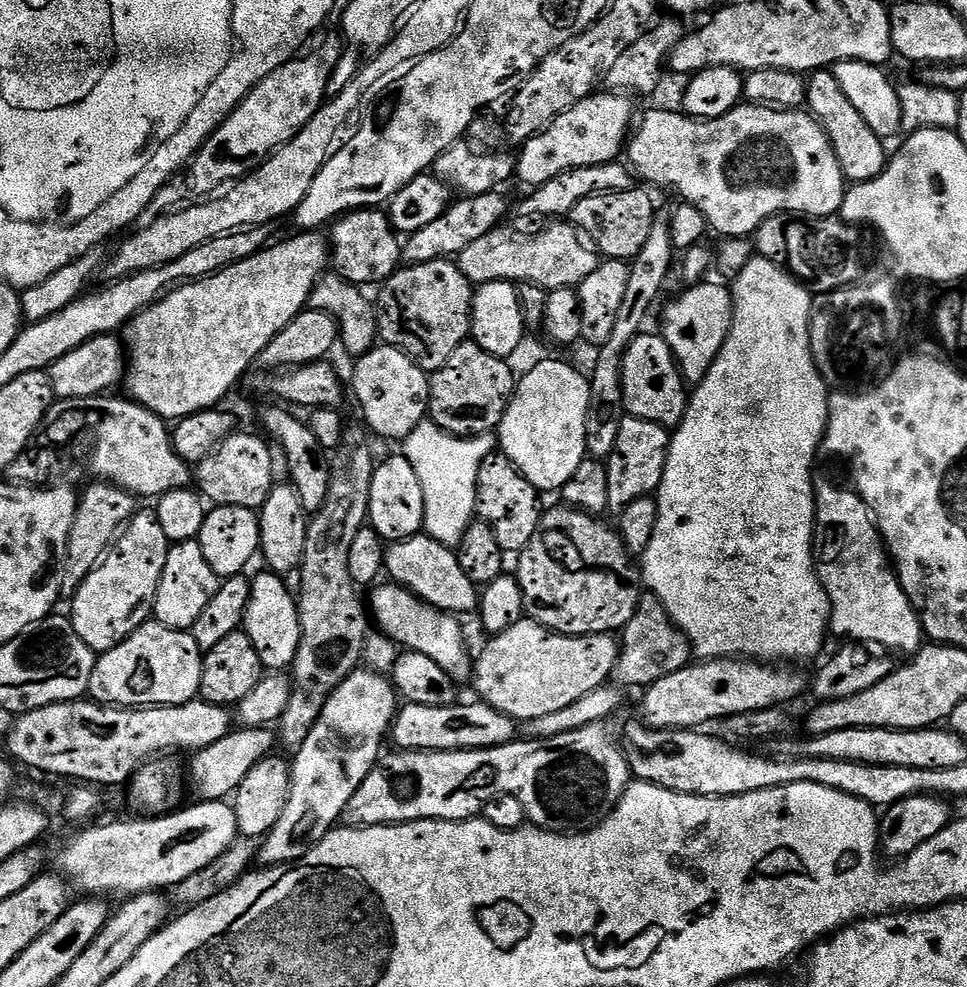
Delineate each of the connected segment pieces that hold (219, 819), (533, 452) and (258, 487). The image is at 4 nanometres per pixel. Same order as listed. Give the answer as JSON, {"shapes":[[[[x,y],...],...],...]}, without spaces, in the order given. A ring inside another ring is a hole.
{"shapes":[[[[200,800],[195,802],[187,808],[187,806],[181,807],[179,810],[169,811],[167,814],[156,814],[151,818],[136,818],[140,820],[124,820],[121,824],[104,824],[101,828],[92,828],[96,826],[88,826],[83,829],[84,832],[81,836],[76,836],[64,849],[60,852],[60,868],[59,871],[63,873],[65,877],[77,889],[81,888],[81,893],[91,894],[93,897],[108,897],[120,896],[119,898],[131,898],[133,896],[138,896],[142,892],[154,892],[157,890],[168,890],[175,889],[177,884],[186,882],[186,878],[190,878],[190,874],[198,874],[198,870],[202,870],[202,866],[210,866],[210,862],[214,862],[214,858],[222,858],[222,854],[226,854],[228,847],[233,844],[238,838],[238,833],[236,830],[236,809],[231,803],[225,802],[223,800]]],[[[544,360],[519,377],[498,429],[498,448],[541,493],[563,490],[586,458],[589,377],[560,360]]],[[[243,430],[227,436],[205,460],[194,468],[194,480],[205,501],[219,506],[242,506],[259,510],[274,487],[272,462],[274,453],[268,449],[269,441],[260,436],[251,436]]]]}

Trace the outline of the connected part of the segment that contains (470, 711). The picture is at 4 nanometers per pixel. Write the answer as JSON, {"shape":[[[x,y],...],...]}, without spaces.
{"shape":[[[457,702],[450,706],[418,706],[405,703],[397,711],[390,729],[390,740],[405,752],[473,752],[479,748],[497,748],[517,739],[517,721],[494,710],[489,704]]]}

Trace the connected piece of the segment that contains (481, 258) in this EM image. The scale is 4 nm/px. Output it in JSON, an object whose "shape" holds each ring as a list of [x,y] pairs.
{"shape":[[[560,218],[540,222],[529,232],[499,226],[483,234],[476,242],[462,250],[458,263],[462,274],[473,286],[489,284],[495,280],[511,280],[520,284],[537,284],[545,290],[576,288],[590,278],[602,262],[595,247],[571,223]]]}

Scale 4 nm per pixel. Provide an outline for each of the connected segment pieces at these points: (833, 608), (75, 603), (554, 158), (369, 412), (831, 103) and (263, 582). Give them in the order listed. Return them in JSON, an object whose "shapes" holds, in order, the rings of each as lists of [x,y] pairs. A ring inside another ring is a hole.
{"shapes":[[[[817,479],[814,487],[816,489],[816,525],[812,527],[812,560],[816,563],[816,577],[820,580],[820,584],[826,590],[828,595],[828,606],[830,609],[830,632],[833,637],[847,638],[852,642],[859,642],[865,646],[877,646],[881,644],[881,649],[892,650],[888,648],[897,648],[900,652],[908,652],[907,654],[915,654],[922,647],[922,629],[920,620],[916,616],[916,612],[912,609],[911,602],[906,598],[906,594],[902,590],[899,578],[896,577],[893,565],[890,563],[890,557],[884,547],[884,542],[880,538],[880,531],[876,529],[876,521],[872,518],[872,513],[868,511],[866,502],[860,496],[859,492],[851,487],[839,488],[836,484],[831,484],[828,480]]],[[[137,511],[117,535],[116,543],[109,548],[107,556],[88,575],[86,582],[82,582],[82,586],[76,592],[76,597],[70,602],[70,608],[72,608],[70,619],[78,638],[82,638],[82,642],[86,642],[86,646],[90,646],[93,652],[97,654],[109,652],[130,634],[134,634],[134,630],[149,623],[154,598],[158,594],[158,582],[162,578],[162,569],[166,566],[166,554],[169,547],[170,542],[162,531],[162,522],[158,522],[155,511]]],[[[600,90],[591,96],[587,96],[586,99],[578,102],[570,110],[563,112],[562,115],[555,116],[547,128],[543,128],[538,135],[524,141],[516,156],[515,179],[517,181],[521,180],[524,184],[532,184],[528,186],[539,186],[550,182],[550,178],[554,178],[571,168],[613,163],[619,157],[616,155],[619,152],[621,155],[625,151],[626,141],[629,139],[630,129],[634,124],[634,116],[632,120],[632,100],[633,97],[628,94]]],[[[374,346],[364,356],[355,361],[356,369],[352,372],[352,384],[350,380],[350,392],[356,395],[360,403],[360,412],[364,420],[380,436],[388,440],[402,442],[418,427],[425,423],[428,414],[428,385],[430,383],[429,373],[423,372],[412,359],[402,350],[387,346]]],[[[817,70],[807,77],[806,108],[830,140],[845,181],[865,184],[867,180],[873,180],[884,172],[890,159],[890,152],[884,149],[885,137],[870,130],[870,125],[863,120],[862,114],[858,114],[850,98],[846,98],[842,86],[838,86],[838,78],[834,78],[832,71]]],[[[263,570],[251,577],[248,605],[244,615],[242,631],[254,642],[258,658],[262,658],[265,669],[288,670],[296,661],[298,646],[302,638],[300,625],[300,605],[297,597],[284,585],[285,577],[271,570]]]]}

